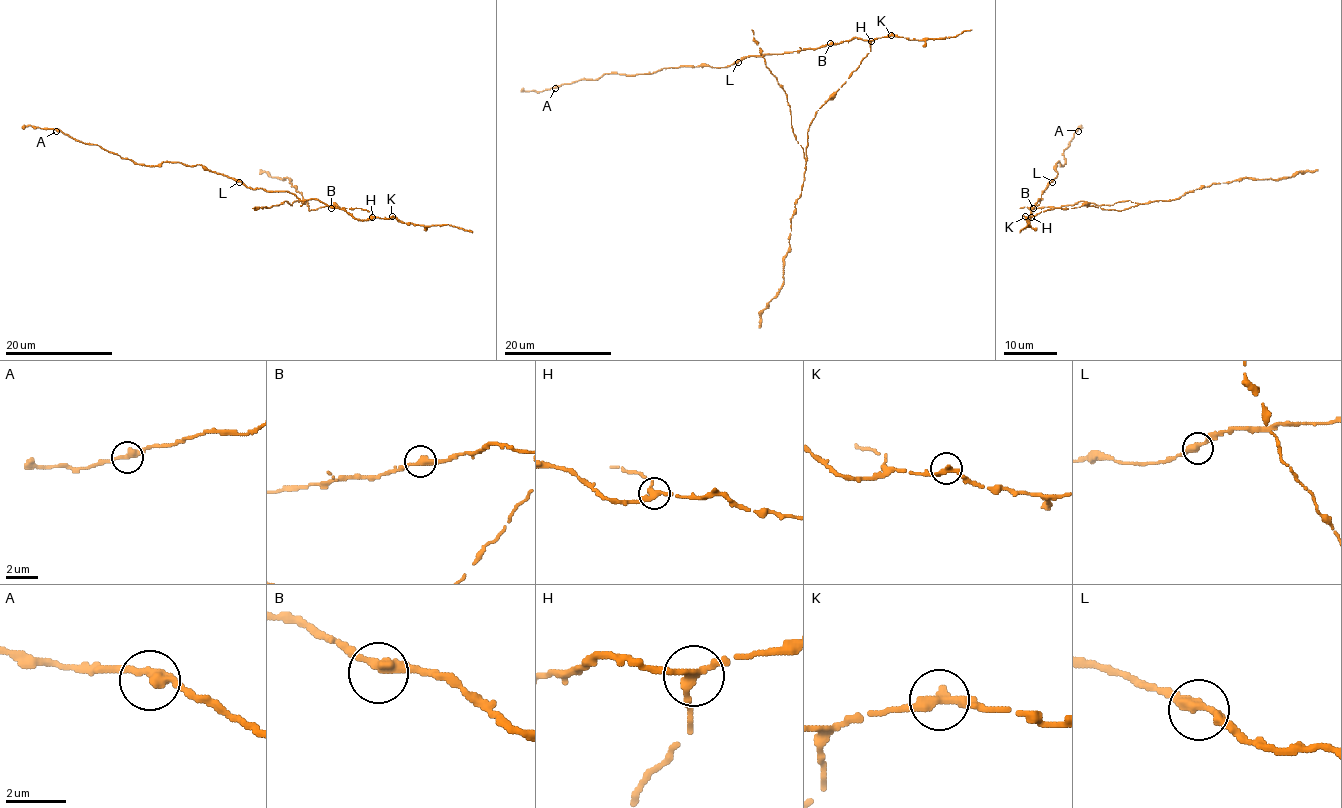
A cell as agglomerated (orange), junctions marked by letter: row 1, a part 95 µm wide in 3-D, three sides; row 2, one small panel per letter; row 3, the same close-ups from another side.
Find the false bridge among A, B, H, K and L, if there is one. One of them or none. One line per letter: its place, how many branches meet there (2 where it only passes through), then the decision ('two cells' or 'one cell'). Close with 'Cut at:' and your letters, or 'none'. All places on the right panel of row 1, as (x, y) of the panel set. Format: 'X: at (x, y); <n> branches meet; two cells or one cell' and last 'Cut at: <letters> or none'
A: at (1078, 131); 2 branches meet; one cell
B: at (1033, 208); 2 branches meet; one cell
H: at (1031, 217); 2 branches meet; two cells
K: at (1025, 216); 2 branches meet; one cell
L: at (1052, 182); 2 branches meet; one cell
Cut at: H

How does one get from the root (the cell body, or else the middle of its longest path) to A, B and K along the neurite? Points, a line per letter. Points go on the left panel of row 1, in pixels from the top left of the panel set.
A: (347, 212), (316, 199), (300, 200), (286, 191), (249, 188), (198, 164), (135, 164), (56, 131)
B: (347, 212), (331, 208)
K: (347, 212), (357, 219), (392, 216)

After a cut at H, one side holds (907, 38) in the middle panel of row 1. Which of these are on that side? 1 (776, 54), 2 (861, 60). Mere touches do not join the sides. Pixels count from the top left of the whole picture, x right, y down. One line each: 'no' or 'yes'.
1: yes
2: no

